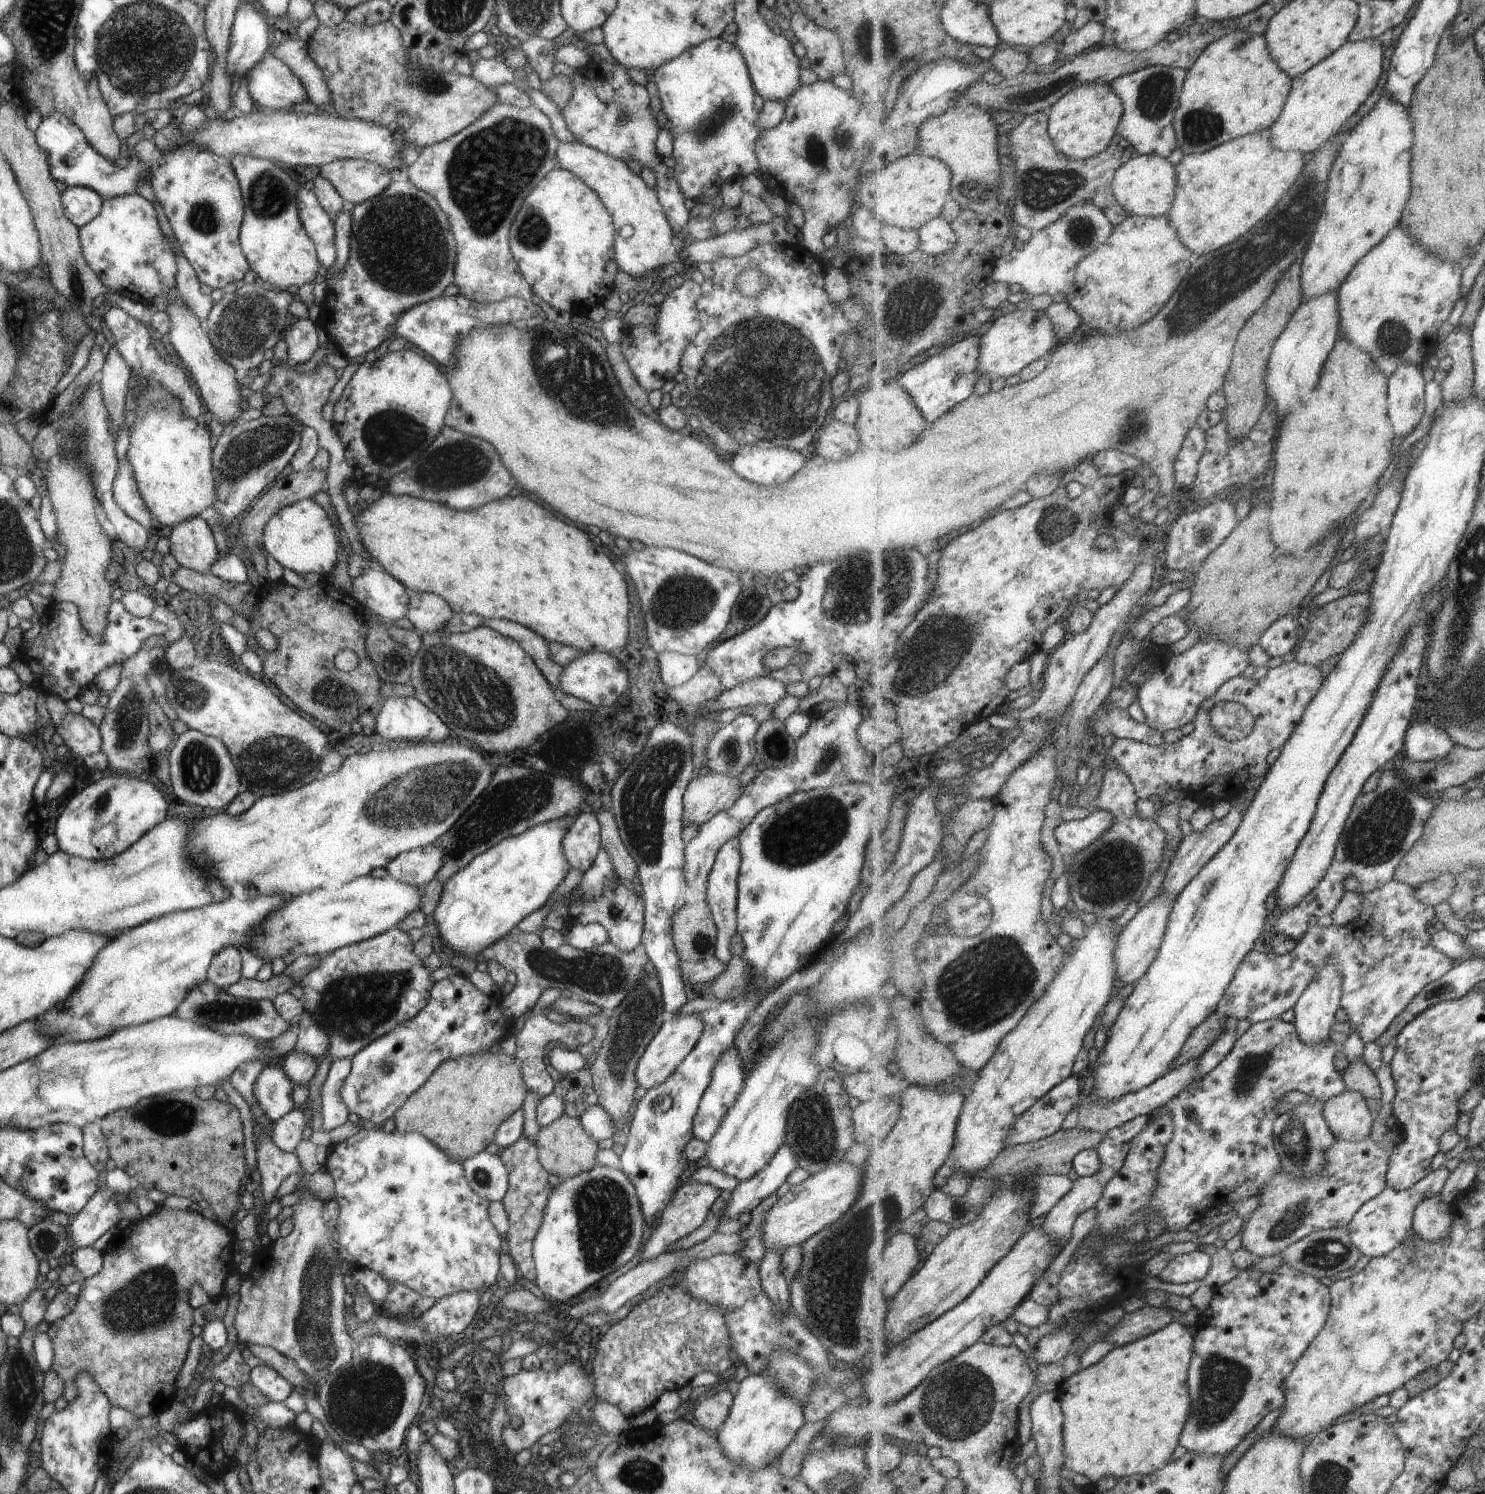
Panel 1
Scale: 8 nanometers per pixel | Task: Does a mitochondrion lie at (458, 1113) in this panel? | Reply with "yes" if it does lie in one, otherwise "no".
no

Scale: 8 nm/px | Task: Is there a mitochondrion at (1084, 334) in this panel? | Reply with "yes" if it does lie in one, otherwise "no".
no

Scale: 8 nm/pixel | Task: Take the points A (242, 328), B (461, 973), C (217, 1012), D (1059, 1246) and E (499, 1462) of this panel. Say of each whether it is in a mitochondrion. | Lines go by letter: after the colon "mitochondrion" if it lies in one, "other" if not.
A: mitochondrion
B: other
C: mitochondrion
D: other
E: other

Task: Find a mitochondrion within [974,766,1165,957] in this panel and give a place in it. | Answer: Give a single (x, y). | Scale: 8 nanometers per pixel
(1116, 871)

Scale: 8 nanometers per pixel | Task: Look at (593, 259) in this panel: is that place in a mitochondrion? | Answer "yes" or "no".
no

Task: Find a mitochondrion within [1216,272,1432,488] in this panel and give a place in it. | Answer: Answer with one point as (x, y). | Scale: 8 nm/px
(1391, 340)

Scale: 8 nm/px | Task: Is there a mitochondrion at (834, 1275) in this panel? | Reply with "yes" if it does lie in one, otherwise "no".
yes

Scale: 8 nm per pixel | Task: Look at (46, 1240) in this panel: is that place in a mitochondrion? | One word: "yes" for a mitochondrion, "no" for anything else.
yes

